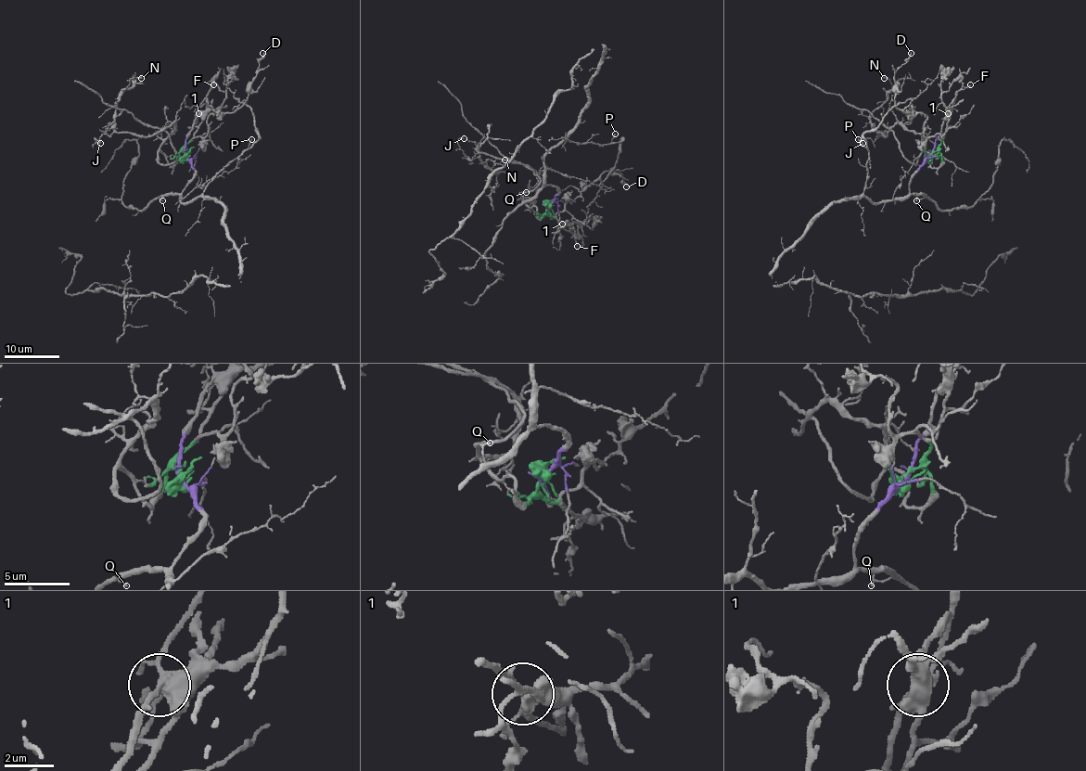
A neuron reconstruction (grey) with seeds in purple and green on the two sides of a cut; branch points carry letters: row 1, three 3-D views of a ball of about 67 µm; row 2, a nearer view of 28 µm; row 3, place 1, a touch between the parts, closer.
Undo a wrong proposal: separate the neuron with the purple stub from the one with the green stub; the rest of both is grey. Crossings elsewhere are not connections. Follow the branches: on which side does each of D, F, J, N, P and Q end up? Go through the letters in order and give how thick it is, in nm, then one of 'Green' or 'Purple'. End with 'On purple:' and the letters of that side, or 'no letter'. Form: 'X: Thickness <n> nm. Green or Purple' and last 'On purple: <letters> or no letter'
D: Thickness 170 nm. Green
F: Thickness 130 nm. Purple
J: Thickness 180 nm. Green
N: Thickness 160 nm. Green
P: Thickness 110 nm. Purple
Q: Thickness 180 nm. Purple
On purple: F, P, Q

